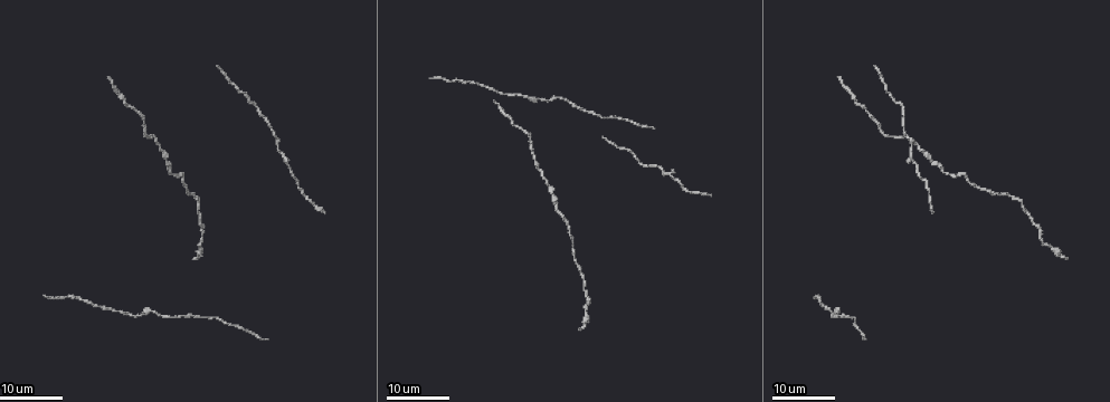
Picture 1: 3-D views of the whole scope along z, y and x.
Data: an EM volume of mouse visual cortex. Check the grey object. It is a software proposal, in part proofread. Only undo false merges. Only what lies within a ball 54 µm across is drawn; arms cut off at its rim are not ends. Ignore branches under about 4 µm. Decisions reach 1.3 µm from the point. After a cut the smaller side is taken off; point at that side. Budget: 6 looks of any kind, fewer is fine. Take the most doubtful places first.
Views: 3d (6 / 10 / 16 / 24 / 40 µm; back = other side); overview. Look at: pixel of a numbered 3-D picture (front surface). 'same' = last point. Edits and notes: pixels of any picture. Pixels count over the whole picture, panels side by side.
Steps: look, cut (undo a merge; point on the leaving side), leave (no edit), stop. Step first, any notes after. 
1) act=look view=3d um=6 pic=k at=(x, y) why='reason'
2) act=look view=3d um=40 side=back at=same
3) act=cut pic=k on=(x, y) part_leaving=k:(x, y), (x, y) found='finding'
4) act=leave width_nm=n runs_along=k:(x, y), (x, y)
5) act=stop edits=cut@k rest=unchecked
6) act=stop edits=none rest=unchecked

act=look view=3d um=24 pic=1 at=(872, 116)

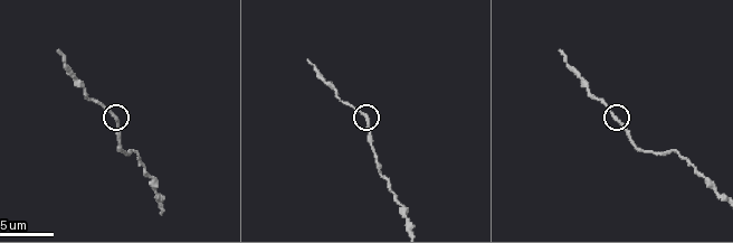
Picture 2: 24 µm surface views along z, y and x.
act=look view=3d um=6 pic=2 at=(363, 115)

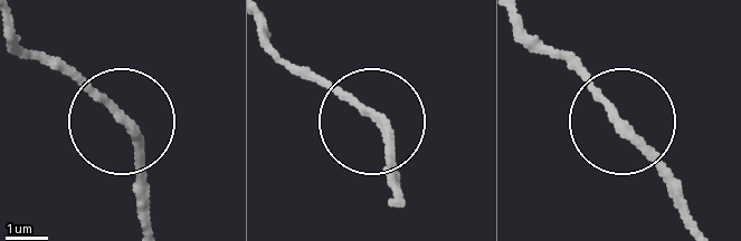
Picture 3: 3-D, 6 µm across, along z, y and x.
act=leave found='one neuron here'

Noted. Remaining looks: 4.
act=look view=3d um=24 pic=1 at=(1019, 200) why='calibre changes'

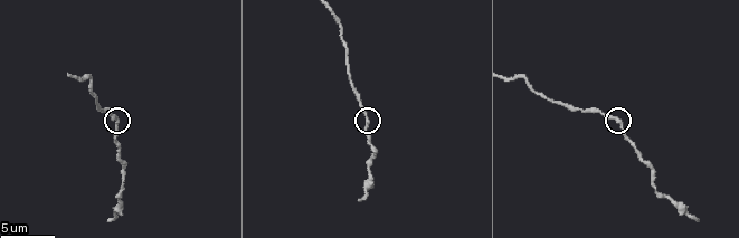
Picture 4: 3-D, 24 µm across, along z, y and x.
act=look view=3d um=6 pic=4 at=(369, 121)

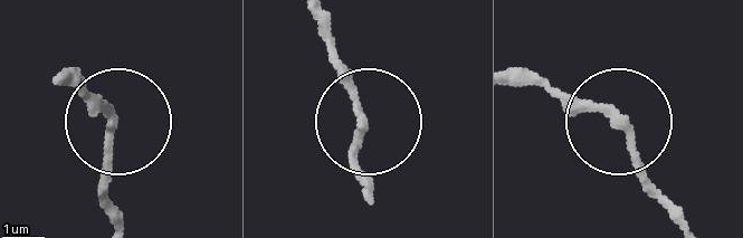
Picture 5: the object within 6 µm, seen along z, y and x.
act=leave width_nm=200 runs_along=5:(314, 16), (364, 130), (353, 172) found='one neuron here'

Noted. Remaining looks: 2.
act=stop edits=none rest=unchecked

